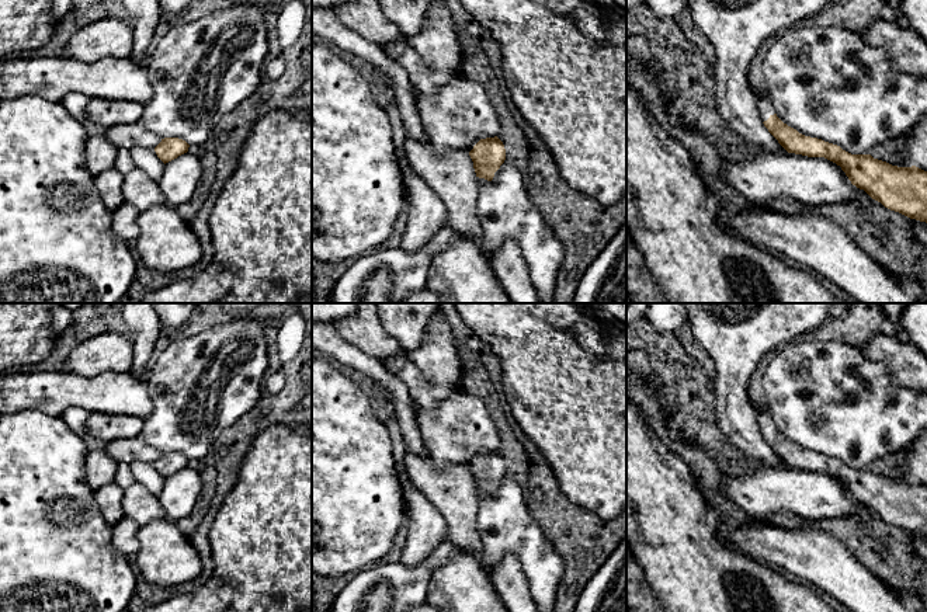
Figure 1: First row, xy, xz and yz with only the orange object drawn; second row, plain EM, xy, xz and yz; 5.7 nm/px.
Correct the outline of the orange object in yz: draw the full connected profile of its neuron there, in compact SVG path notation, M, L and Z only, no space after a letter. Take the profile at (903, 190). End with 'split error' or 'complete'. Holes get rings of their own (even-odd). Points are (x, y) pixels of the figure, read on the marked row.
M754 87L754 95L760 119L788 153L836 163L853 185L885 208L927 223L927 171L916 166L892 166L871 154L851 154L837 145L805 136L777 117L770 94L761 94Z; split error

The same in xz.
M494 138L480 139L469 152L473 161L476 177L492 181L494 173L506 160L506 149L503 142Z; complete

